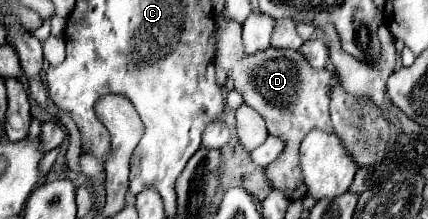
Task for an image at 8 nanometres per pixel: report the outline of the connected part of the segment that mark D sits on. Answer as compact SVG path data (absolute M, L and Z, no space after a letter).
M216 16L216 52L214 64L222 66L228 72L228 82L242 92L244 102L258 110L266 118L268 132L278 136L284 142L282 154L266 168L266 176L274 188L280 188L290 200L300 200L306 196L306 186L298 168L298 148L304 136L312 128L332 132L330 126L330 90L338 84L334 72L322 68L316 70L298 50L280 50L266 48L258 54L244 54L242 46L242 26L238 22L226 22L222 16Z

